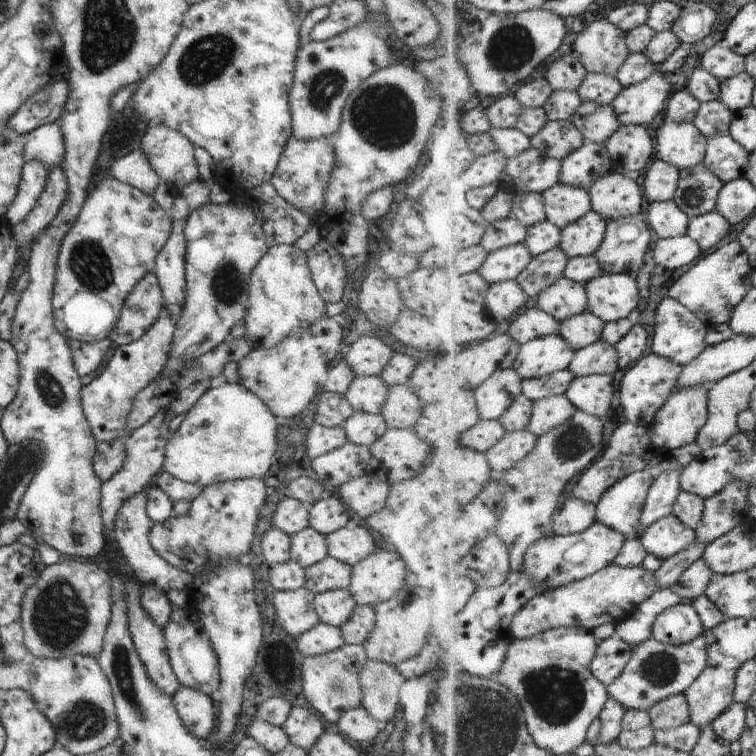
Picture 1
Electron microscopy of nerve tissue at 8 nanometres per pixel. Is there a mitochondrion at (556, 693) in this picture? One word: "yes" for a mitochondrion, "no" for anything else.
yes

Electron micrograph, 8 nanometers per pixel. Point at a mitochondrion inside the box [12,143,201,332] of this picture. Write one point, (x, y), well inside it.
(88, 261)

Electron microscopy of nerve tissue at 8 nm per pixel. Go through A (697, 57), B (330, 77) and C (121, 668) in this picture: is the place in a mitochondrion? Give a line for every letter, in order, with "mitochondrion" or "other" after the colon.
A: other
B: mitochondrion
C: mitochondrion

